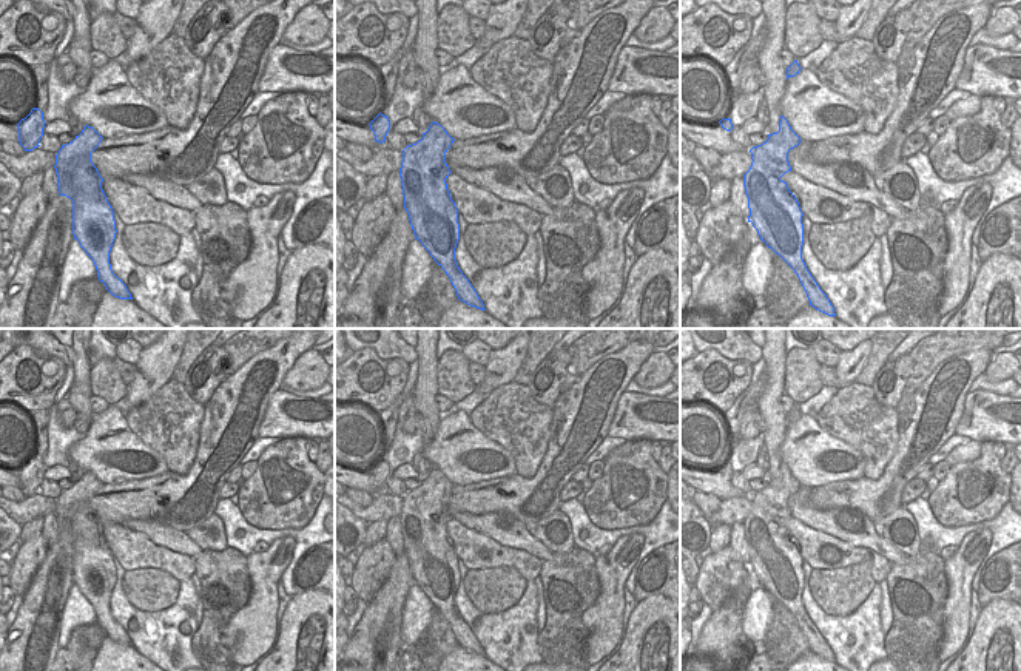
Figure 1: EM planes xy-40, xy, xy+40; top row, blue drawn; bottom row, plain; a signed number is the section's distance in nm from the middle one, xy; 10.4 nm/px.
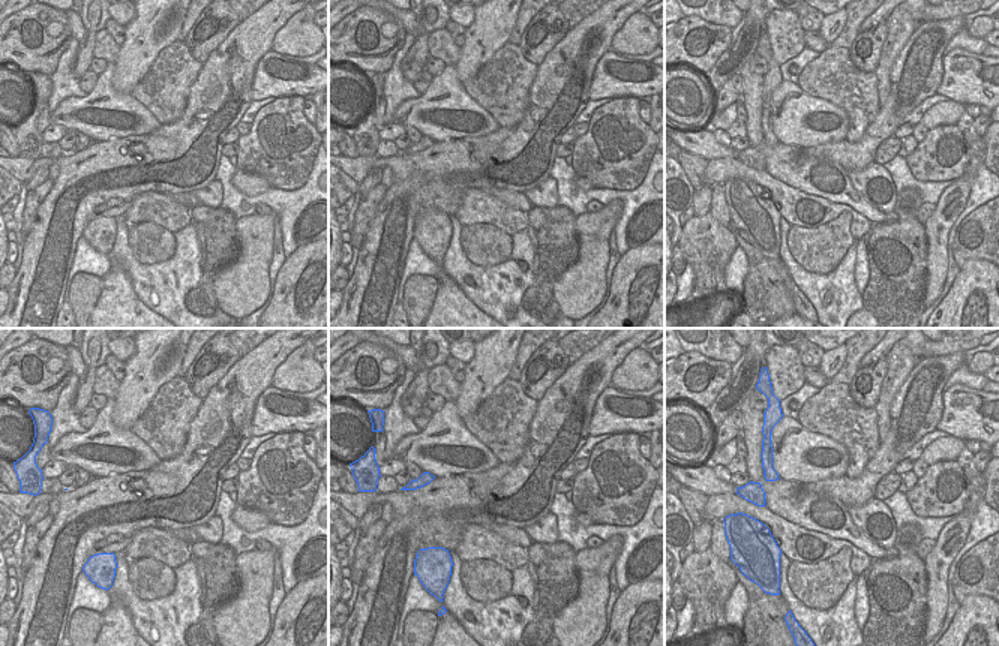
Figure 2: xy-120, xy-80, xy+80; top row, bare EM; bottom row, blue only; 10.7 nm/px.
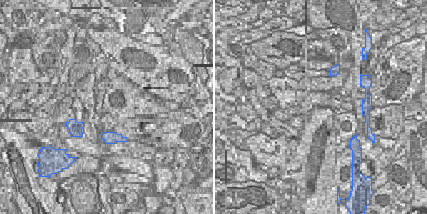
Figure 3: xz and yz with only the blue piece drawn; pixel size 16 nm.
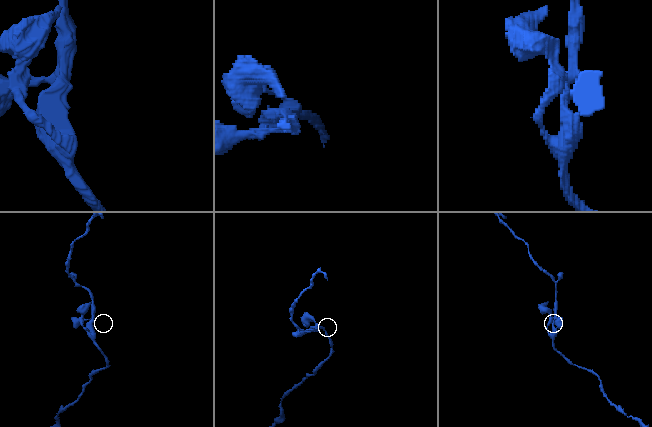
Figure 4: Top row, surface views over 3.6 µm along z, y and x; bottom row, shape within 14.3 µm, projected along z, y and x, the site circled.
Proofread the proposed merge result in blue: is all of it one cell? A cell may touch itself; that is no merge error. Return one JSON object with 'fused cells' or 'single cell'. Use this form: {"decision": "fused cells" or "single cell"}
{"decision": "single cell"}

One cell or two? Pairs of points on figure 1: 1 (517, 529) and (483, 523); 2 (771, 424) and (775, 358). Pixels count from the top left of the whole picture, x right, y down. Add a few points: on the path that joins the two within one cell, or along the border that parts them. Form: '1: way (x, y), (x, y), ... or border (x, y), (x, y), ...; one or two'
1: way (509, 529), (491, 523); one
2: way (771, 407), (775, 375); one

